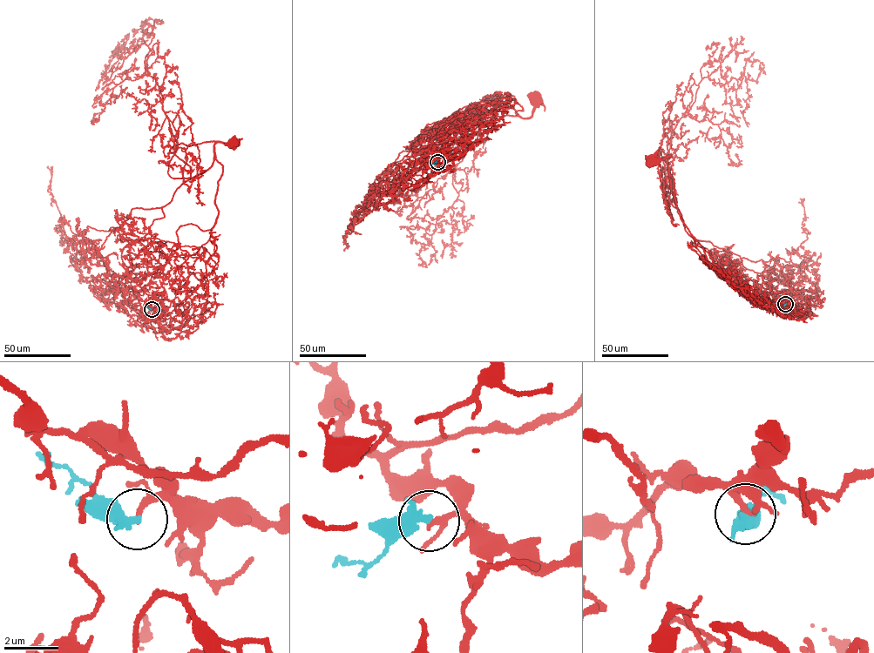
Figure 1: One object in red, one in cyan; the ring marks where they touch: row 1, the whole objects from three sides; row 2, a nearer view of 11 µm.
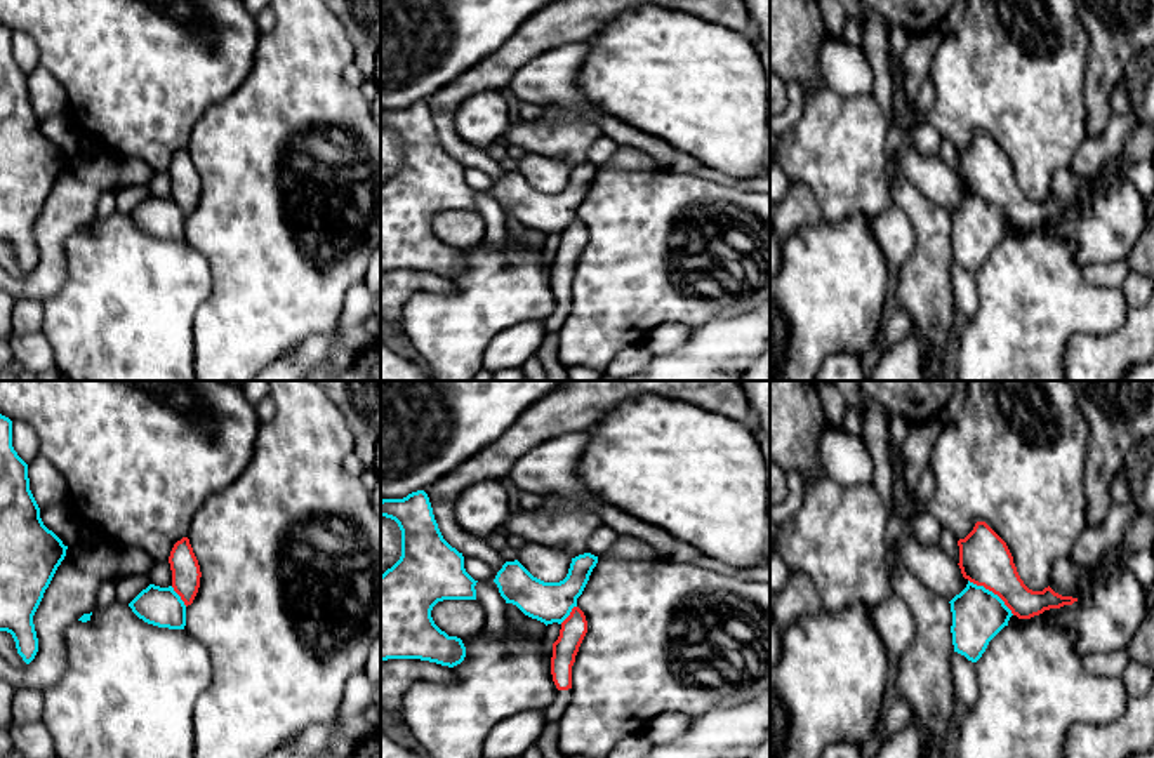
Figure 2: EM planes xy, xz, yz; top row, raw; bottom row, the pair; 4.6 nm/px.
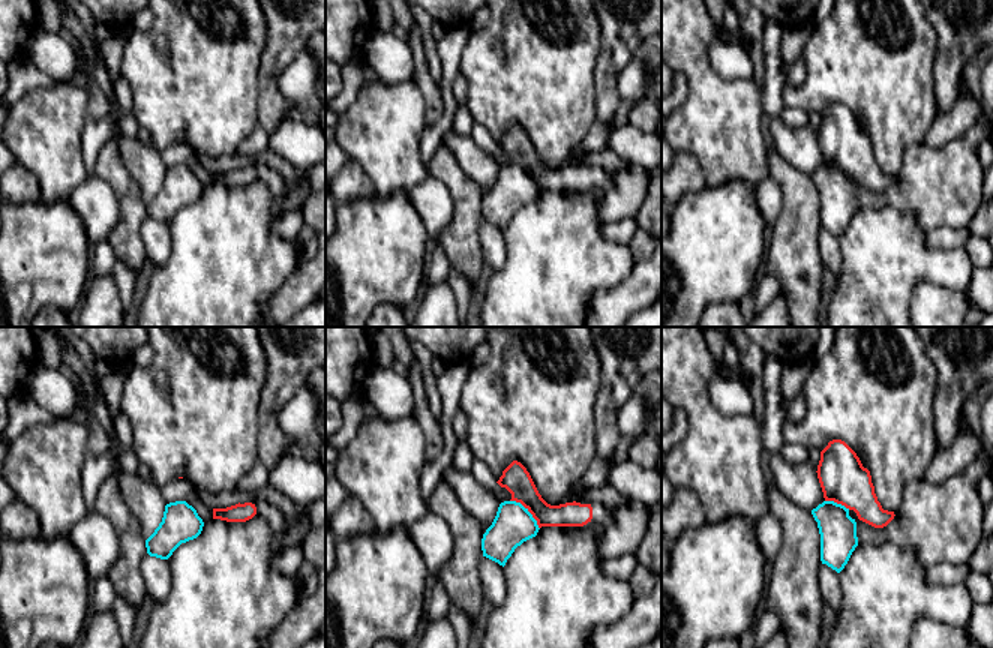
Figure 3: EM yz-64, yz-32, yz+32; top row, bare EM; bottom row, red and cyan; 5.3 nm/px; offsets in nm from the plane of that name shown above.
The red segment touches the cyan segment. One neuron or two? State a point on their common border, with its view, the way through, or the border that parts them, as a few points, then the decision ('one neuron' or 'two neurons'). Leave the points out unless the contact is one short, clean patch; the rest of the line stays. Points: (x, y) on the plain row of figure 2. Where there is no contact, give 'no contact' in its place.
yz (993, 202) | along yz (968, 190), (991, 200), (1014, 225) | two neurons

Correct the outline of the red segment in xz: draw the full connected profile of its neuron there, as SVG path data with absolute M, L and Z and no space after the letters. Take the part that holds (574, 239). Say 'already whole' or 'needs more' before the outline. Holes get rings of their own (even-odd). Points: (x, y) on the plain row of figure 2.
needs more | M579 217L561 233L560 247L553 254L551 285L556 296L556 308L544 320L546 334L560 332L572 309L572 276L579 257L587 243L587 231Z

